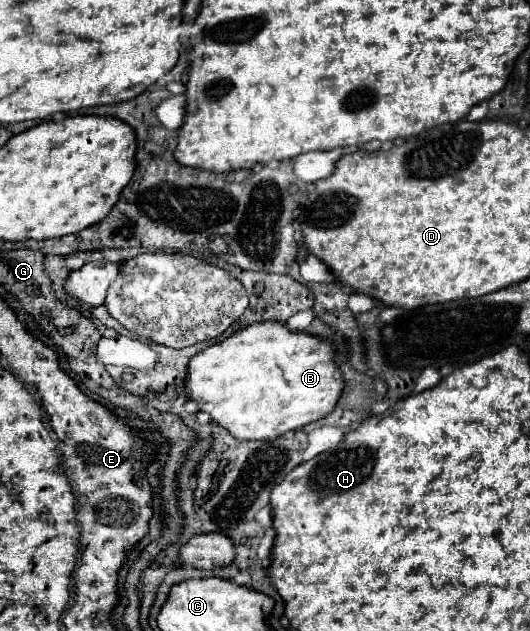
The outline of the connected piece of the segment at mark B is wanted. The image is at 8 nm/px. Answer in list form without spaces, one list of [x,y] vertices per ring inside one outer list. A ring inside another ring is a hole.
[[[276,320],[254,322],[190,360],[186,392],[234,438],[274,440],[334,410],[346,386],[334,356],[334,346],[320,336],[290,330]]]

